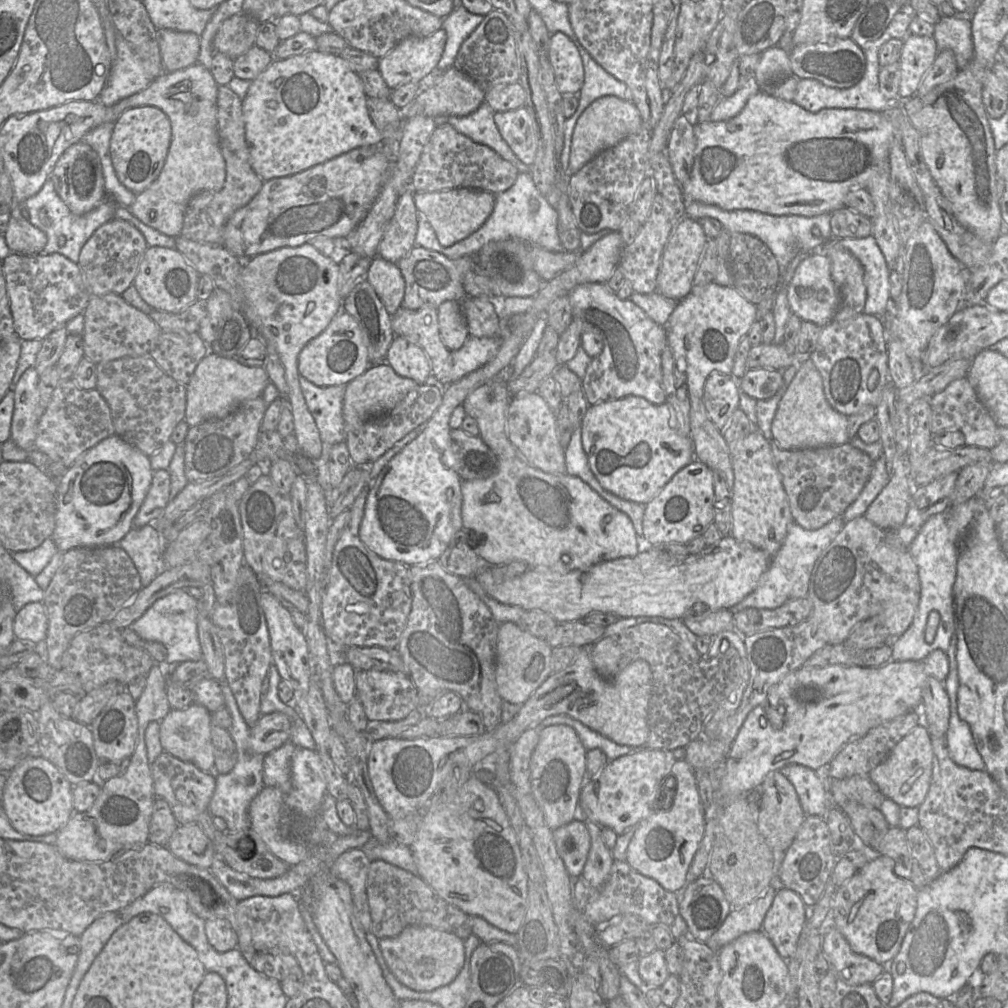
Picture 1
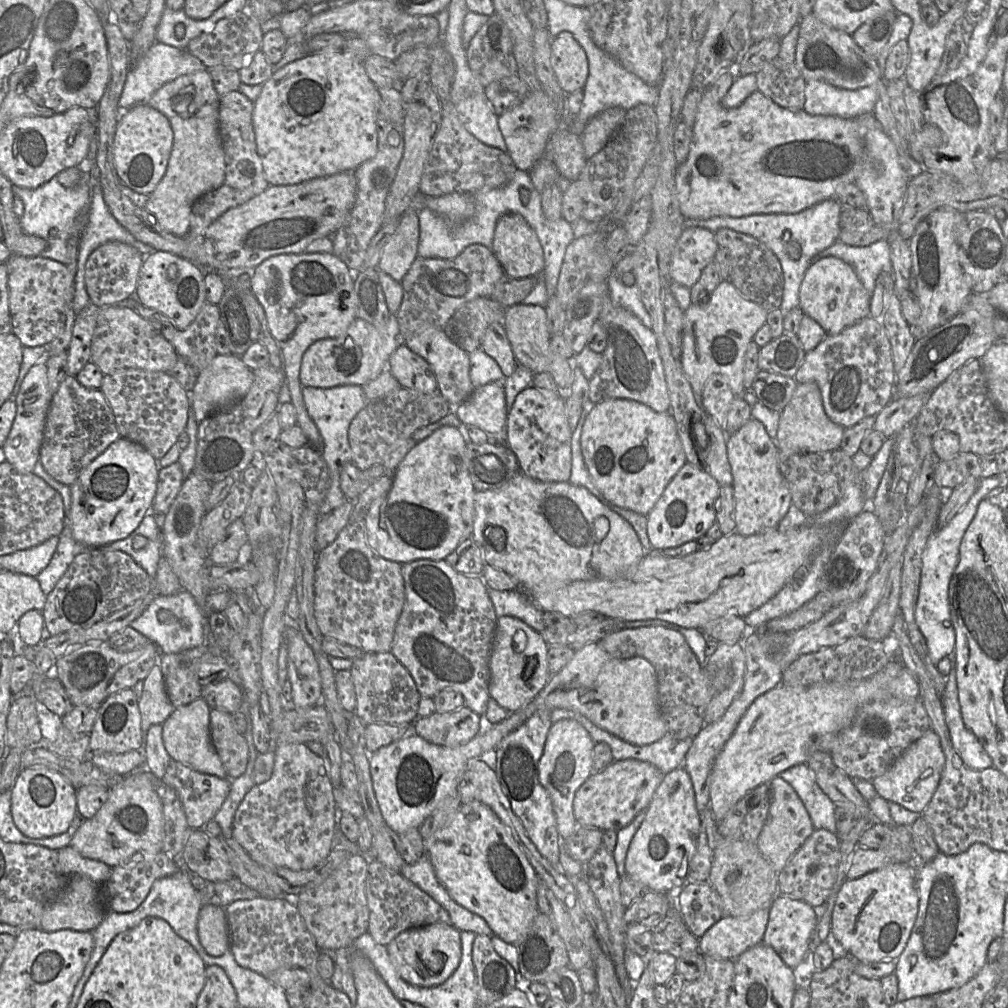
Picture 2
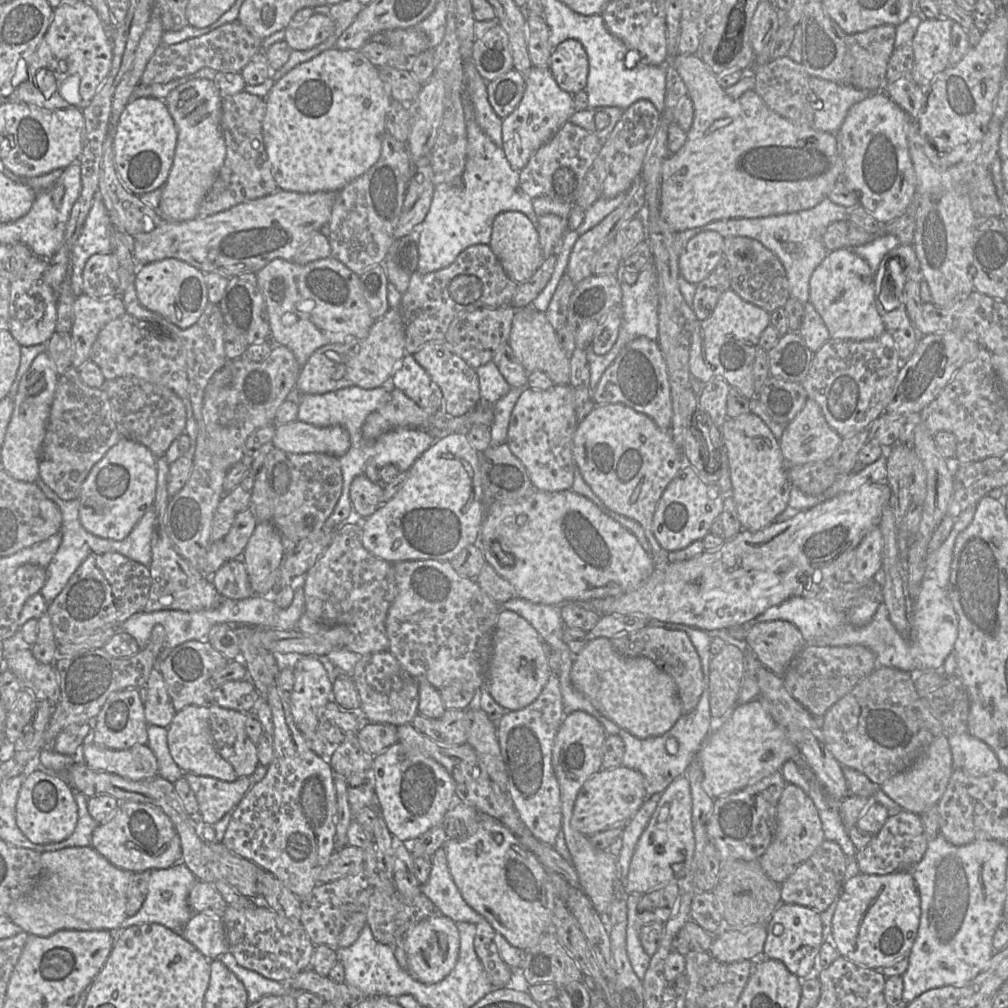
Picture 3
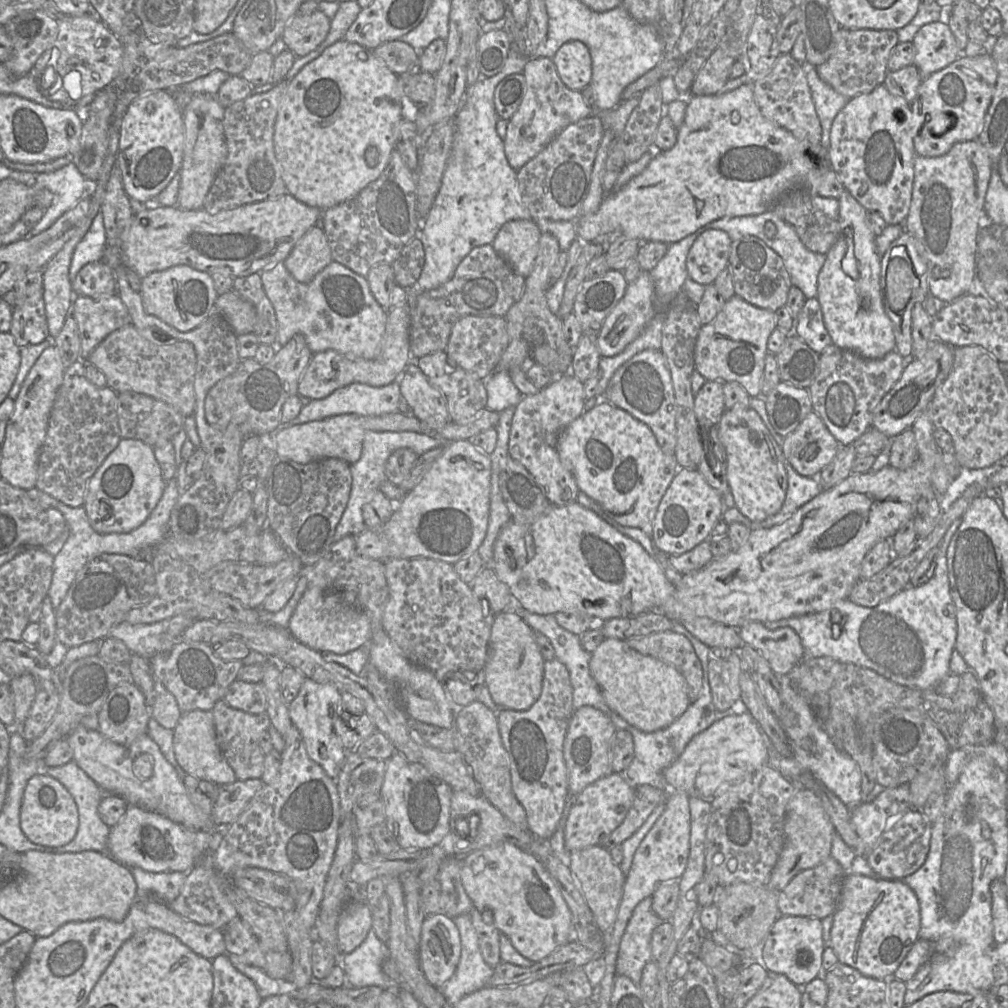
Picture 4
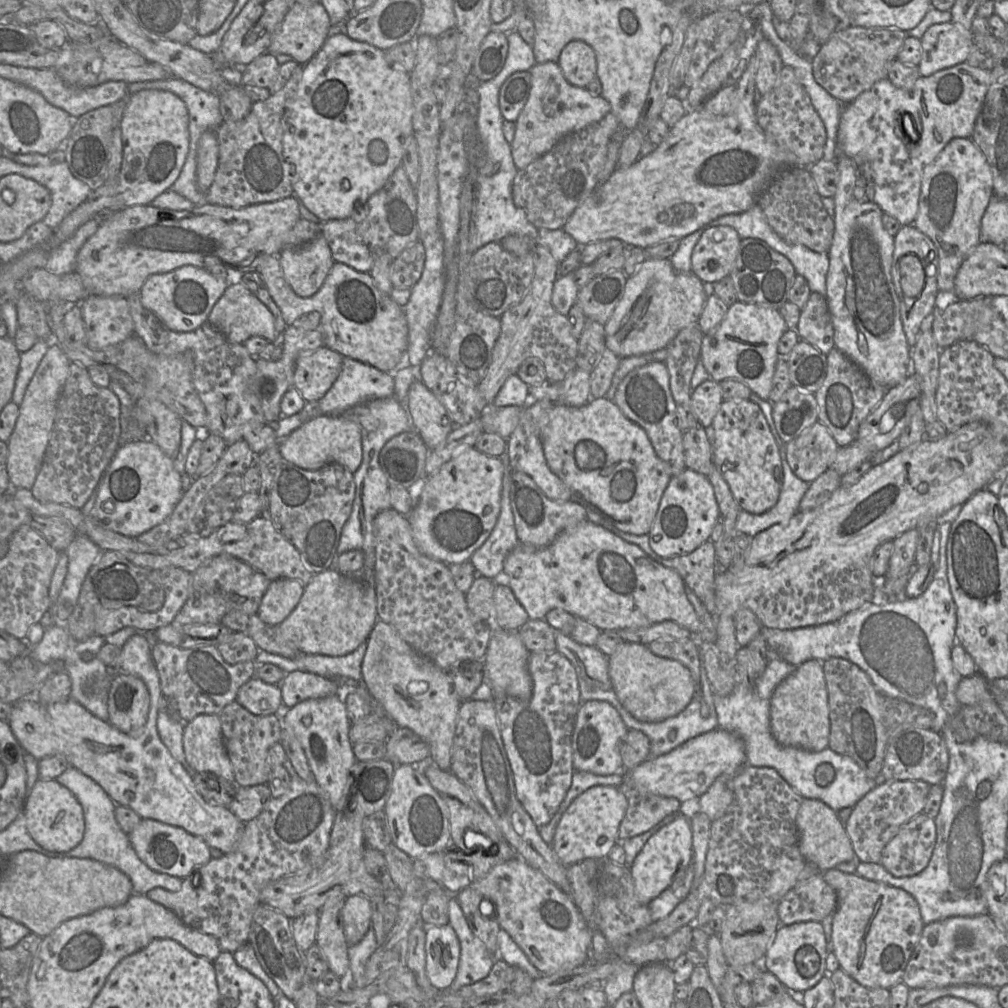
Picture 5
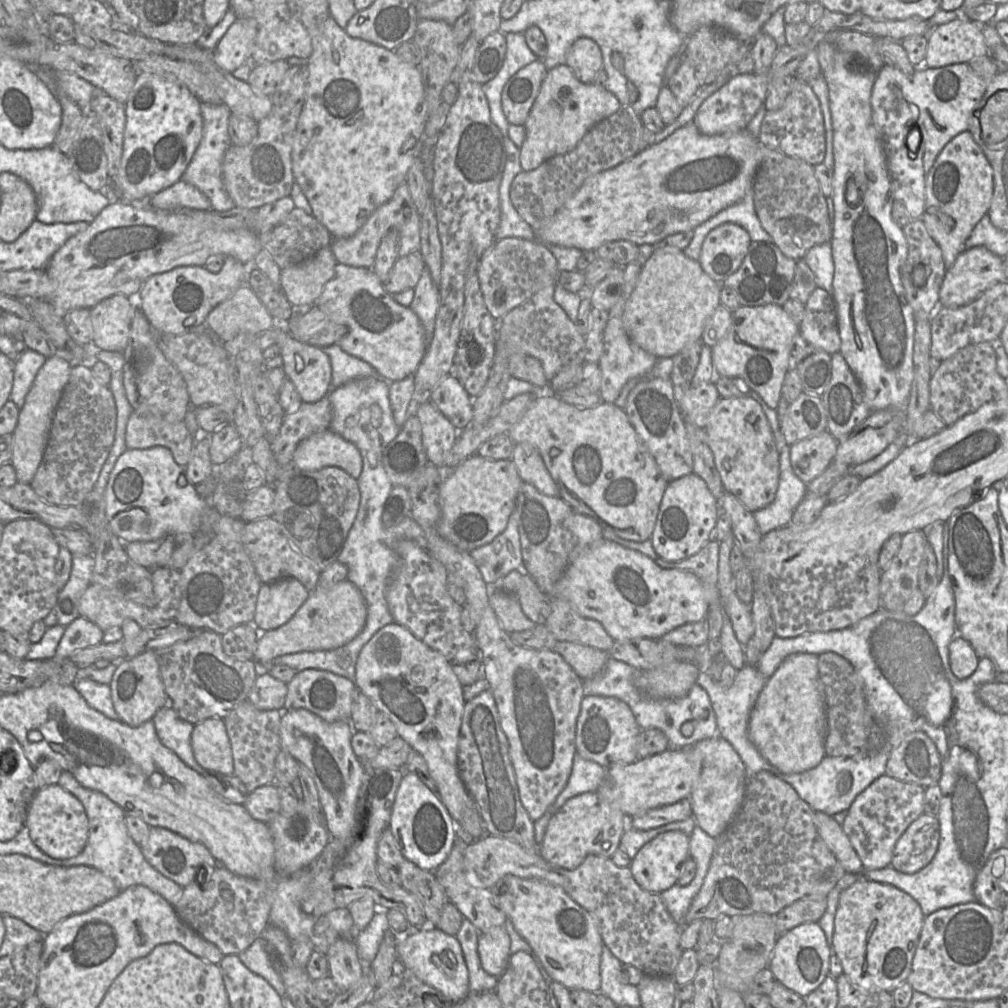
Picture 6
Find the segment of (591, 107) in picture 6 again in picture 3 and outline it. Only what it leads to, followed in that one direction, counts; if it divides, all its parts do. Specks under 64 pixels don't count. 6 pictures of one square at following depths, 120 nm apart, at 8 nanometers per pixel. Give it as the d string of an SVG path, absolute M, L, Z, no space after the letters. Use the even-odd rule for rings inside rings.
M532 66L525 76L521 101L502 122L502 148L512 169L521 171L532 154L546 144L575 112L573 95L559 87L549 67Z

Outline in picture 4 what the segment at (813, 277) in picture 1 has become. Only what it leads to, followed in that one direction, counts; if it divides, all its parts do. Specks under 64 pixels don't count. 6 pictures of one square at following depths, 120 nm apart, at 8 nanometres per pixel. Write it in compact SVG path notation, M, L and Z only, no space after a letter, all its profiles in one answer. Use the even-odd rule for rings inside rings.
M847 191L838 198L840 224L836 243L826 253L825 262L817 278L817 300L820 304L824 325L834 345L862 357L878 359L895 349L893 324L884 310L880 290L880 260L876 250L875 235L867 219L868 211Z

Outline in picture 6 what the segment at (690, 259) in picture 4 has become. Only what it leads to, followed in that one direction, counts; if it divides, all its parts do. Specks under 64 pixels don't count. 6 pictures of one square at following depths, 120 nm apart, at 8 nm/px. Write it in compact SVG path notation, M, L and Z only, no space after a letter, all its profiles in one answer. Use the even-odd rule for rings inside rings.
M721 224L705 237L698 261L706 274L717 283L723 283L738 270L751 242L741 226Z

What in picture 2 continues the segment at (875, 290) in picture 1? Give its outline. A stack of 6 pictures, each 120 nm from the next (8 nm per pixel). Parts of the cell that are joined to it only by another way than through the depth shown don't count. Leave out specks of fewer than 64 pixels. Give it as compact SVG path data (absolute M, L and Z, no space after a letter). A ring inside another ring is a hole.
M884 239L861 247L850 246L836 240L830 247L818 253L814 261L826 256L834 256L849 264L871 295L877 276L881 272L892 271L890 248Z

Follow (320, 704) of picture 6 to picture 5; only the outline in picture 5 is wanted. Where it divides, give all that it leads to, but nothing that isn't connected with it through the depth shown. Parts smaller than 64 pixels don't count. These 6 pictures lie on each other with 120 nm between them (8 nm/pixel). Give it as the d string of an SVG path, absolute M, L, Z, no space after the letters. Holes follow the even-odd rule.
M299 670L286 673L279 685L282 691L282 702L286 708L291 708L307 699L321 699L342 694L335 679Z

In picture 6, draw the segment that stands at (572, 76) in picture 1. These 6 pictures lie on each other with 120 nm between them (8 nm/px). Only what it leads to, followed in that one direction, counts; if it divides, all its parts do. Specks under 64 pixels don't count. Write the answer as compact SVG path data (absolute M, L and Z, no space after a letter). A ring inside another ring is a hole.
M579 38L570 46L565 65L578 81L583 84L592 84L603 67L601 50L592 39Z

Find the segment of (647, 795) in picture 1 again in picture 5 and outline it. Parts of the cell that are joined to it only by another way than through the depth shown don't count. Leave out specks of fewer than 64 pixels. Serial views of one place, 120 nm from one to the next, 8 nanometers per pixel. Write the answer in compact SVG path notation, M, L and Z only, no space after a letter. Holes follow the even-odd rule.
M596 785L588 788L576 797L563 813L553 837L551 847L565 866L571 866L585 859L607 859L612 847L618 843L620 823L626 813L628 799L620 787L612 785Z

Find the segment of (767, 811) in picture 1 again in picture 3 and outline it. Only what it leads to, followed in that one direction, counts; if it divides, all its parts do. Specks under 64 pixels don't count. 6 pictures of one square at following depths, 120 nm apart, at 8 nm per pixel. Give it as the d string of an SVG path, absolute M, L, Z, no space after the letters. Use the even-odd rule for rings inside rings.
M787 783L777 804L774 837L758 863L770 879L781 884L801 863L810 858L824 840L822 823L813 801L800 787Z

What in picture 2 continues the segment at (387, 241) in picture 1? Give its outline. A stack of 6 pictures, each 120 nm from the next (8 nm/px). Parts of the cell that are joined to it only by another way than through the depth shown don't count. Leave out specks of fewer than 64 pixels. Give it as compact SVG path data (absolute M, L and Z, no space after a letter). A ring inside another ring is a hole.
M409 209L399 218L395 232L384 246L378 270L401 282L417 257L418 243L418 211Z

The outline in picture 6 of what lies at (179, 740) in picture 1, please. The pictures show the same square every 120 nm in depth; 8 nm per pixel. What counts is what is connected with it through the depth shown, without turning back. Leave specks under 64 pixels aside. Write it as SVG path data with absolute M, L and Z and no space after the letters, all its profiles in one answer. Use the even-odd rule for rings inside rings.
M213 717L195 724L191 747L196 762L204 769L225 775L234 773L231 744L223 719Z

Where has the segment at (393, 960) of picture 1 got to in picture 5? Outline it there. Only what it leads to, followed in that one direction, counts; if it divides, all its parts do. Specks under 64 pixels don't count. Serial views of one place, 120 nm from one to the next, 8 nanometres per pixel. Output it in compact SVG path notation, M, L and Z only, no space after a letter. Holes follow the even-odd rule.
M450 924L426 926L426 975L439 992L448 991L458 973L460 943Z

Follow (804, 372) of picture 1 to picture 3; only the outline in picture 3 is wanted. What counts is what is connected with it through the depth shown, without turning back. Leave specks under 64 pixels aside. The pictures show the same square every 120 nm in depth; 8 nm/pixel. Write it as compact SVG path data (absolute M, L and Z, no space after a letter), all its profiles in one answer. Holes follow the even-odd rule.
M807 398L802 409L784 426L779 445L781 454L788 465L802 465L829 461L841 439L842 437L828 425L820 406L814 400Z

